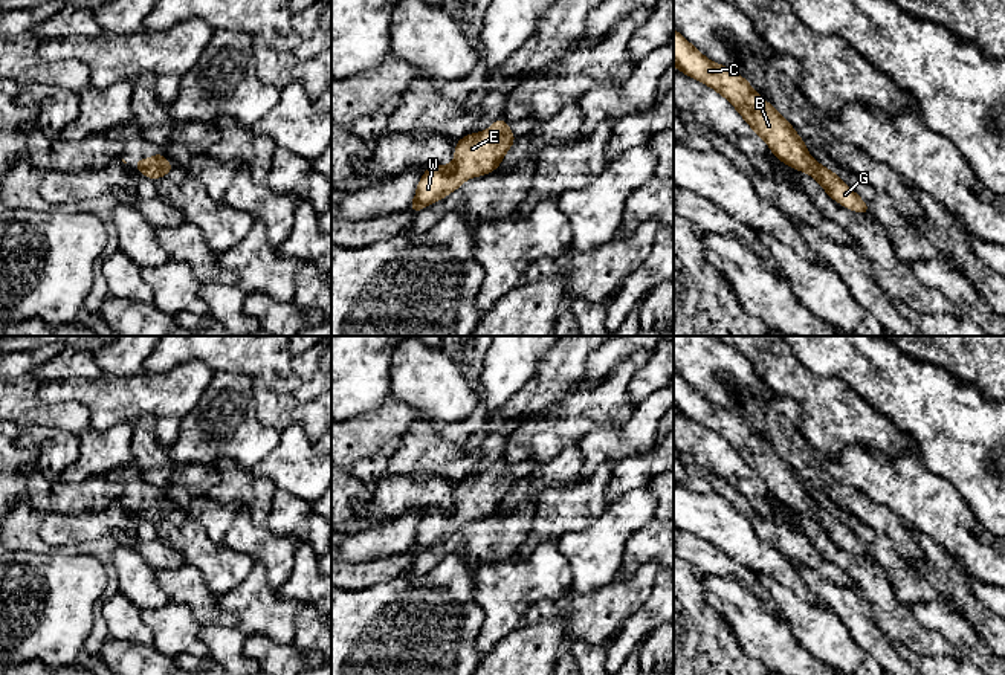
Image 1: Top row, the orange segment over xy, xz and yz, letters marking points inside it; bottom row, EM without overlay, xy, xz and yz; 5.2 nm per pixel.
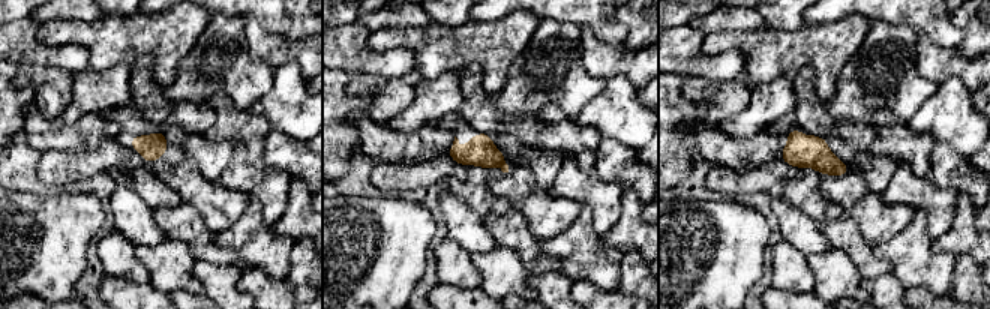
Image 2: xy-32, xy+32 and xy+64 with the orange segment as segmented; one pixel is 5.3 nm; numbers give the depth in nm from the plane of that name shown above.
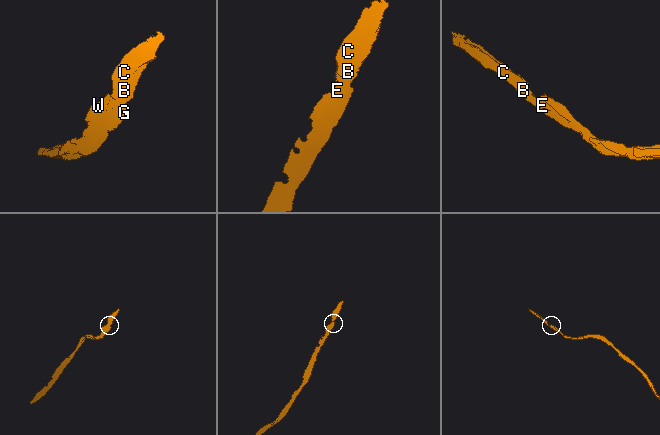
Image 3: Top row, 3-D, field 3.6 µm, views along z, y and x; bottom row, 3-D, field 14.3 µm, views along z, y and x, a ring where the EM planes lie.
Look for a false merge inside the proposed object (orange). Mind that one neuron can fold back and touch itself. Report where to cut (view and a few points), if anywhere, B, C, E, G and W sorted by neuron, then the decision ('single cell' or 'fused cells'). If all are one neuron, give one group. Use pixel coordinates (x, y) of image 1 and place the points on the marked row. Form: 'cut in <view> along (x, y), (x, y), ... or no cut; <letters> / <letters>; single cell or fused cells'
no cut; B C E G W; single cell

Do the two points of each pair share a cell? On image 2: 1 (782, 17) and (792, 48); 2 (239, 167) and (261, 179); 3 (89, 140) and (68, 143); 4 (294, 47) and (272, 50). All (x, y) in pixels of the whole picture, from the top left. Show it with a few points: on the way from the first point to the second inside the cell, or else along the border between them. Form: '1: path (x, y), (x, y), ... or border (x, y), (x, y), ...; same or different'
1: border (803, 24), (792, 30), (764, 27); different
2: path (245, 173), (255, 179); same
3: path (84, 140), (72, 140); same
4: path (288, 50), (278, 50); same

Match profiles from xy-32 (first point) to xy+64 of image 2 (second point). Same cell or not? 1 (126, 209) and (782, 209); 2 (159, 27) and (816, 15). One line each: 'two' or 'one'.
1: one
2: two

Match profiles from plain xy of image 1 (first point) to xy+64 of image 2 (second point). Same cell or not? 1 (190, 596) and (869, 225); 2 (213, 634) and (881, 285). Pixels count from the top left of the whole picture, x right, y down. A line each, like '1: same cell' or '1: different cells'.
1: different cells
2: same cell

